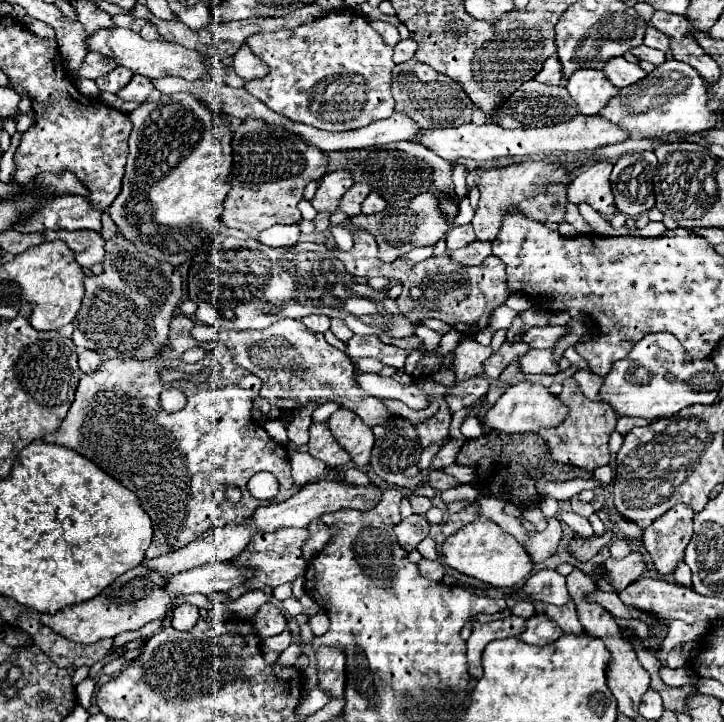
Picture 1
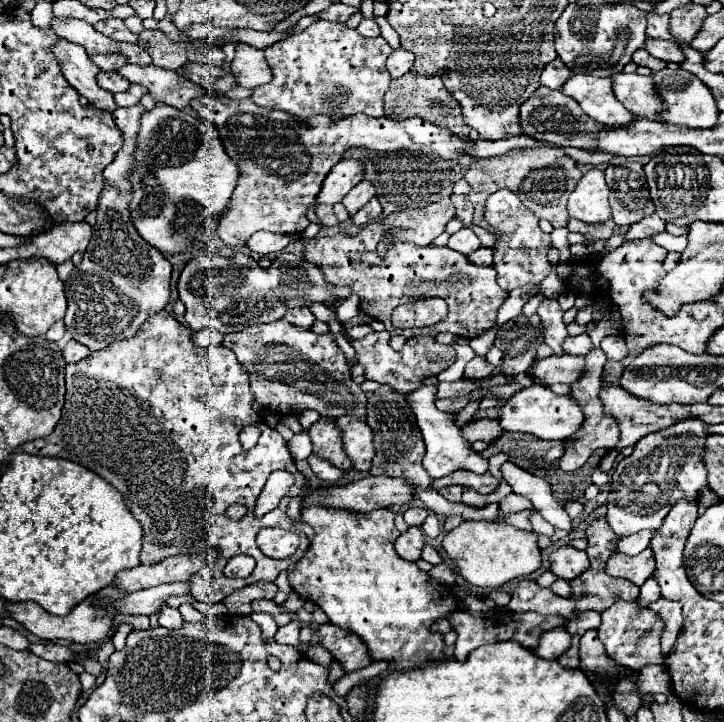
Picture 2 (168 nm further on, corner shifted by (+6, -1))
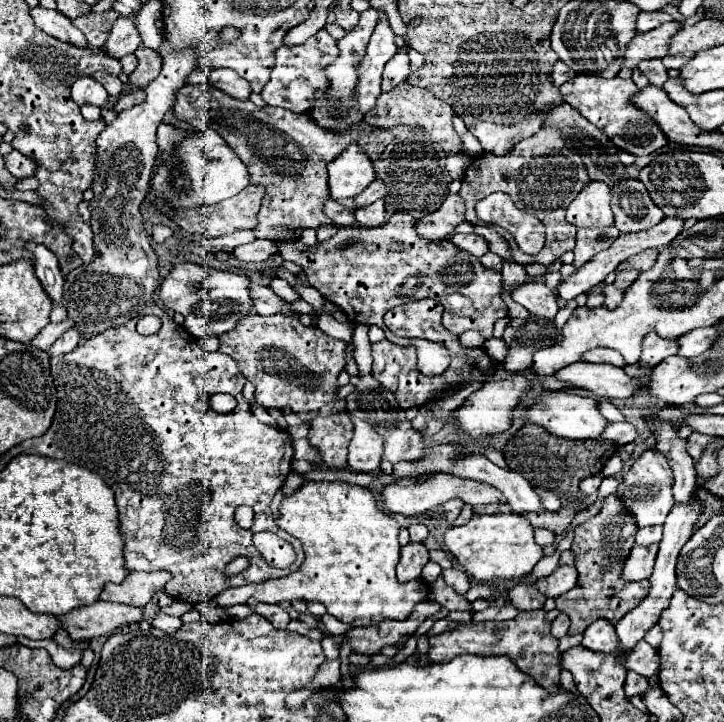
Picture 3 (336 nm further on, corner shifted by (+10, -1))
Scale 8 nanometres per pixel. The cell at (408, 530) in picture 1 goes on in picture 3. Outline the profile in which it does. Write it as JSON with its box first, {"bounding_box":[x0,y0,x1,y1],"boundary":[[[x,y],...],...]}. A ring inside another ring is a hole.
{"bounding_box":[396,543,428,581],"boundary":[[[408,543],[400,549],[400,561],[396,567],[398,581],[412,581],[420,577],[422,567],[428,563],[428,549],[422,543]]]}

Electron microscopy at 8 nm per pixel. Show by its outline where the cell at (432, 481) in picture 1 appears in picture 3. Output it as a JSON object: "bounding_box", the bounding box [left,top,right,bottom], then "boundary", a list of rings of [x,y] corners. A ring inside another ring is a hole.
{"bounding_box":[442,499,464,521],"boundary":[[[450,499],[450,501],[446,501],[446,503],[442,505],[446,519],[448,519],[448,521],[454,521],[454,519],[458,517],[458,513],[460,513],[462,505],[464,505],[464,503],[462,503],[462,501],[458,501],[458,499]]]}

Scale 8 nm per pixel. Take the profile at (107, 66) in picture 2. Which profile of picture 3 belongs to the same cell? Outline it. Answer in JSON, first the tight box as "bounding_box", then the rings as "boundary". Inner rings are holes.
{"bounding_box":[102,17,140,59],"boundary":[[[120,17],[114,23],[112,33],[102,51],[114,59],[122,59],[124,55],[134,53],[138,45],[140,45],[140,35],[134,27],[134,17]]]}

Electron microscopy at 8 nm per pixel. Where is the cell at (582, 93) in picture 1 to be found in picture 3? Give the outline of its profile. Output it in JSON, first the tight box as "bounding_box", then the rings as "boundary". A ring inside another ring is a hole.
{"bounding_box":[560,75,668,155],"boundary":[[[576,75],[574,79],[566,81],[560,87],[560,93],[566,103],[570,103],[574,109],[582,113],[592,125],[596,125],[602,133],[608,135],[608,139],[618,147],[634,155],[648,155],[660,149],[662,145],[668,143],[666,135],[658,129],[658,125],[646,117],[644,113],[638,113],[634,105],[630,105],[630,93],[636,93],[638,87],[634,85],[632,79],[604,79],[598,75]],[[640,125],[640,135],[632,135],[632,127]]]}

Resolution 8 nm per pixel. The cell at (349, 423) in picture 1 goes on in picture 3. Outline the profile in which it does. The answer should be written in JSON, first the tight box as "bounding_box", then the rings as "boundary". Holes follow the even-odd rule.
{"bounding_box":[348,419,382,473],"boundary":[[[354,419],[354,437],[348,447],[348,465],[358,473],[372,473],[382,459],[382,437],[362,419]]]}

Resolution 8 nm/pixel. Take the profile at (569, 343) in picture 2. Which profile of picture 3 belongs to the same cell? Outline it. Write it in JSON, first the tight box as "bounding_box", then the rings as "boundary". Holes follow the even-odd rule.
{"bounding_box":[582,347,626,367],"boundary":[[[596,347],[596,349],[590,349],[582,355],[586,361],[592,361],[592,363],[612,363],[616,367],[624,367],[626,361],[624,357],[614,351],[614,349],[606,349],[606,347]]]}

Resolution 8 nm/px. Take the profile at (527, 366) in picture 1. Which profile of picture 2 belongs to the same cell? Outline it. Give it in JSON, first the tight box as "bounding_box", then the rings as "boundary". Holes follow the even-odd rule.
{"bounding_box":[532,355,586,385],"boundary":[[[552,355],[546,359],[538,359],[532,369],[534,369],[532,377],[540,379],[544,385],[554,385],[554,383],[576,383],[586,371],[586,365],[584,357]]]}

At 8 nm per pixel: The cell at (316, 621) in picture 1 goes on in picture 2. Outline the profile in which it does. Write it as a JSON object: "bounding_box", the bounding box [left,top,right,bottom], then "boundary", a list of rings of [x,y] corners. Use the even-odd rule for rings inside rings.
{"bounding_box":[318,623,372,673],"boundary":[[[324,623],[318,627],[318,645],[326,647],[334,659],[340,661],[346,673],[352,673],[356,669],[362,669],[372,663],[372,657],[368,653],[368,647],[362,643],[362,639],[350,631],[344,631],[332,623]]]}

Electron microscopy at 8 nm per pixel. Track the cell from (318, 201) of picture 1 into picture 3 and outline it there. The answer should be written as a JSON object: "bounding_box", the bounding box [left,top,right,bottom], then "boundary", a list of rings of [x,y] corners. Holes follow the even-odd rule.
{"bounding_box":[328,143,374,199],"boundary":[[[354,143],[328,163],[330,199],[356,197],[374,181],[374,167],[368,155]]]}

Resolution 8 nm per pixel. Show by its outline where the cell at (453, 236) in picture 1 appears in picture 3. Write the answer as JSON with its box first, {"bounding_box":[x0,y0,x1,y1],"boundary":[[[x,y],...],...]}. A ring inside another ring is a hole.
{"bounding_box":[450,233,488,259],"boundary":[[[468,233],[468,235],[452,235],[450,241],[452,241],[458,249],[470,253],[470,255],[476,257],[476,259],[482,257],[482,255],[488,251],[486,239],[480,237],[480,235],[476,235],[476,233]]]}

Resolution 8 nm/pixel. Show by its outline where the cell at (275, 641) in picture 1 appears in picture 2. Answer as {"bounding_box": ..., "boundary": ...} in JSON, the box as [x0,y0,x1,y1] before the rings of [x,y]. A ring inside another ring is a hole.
{"bounding_box":[276,621,302,647],"boundary":[[[290,621],[288,625],[280,627],[276,631],[276,643],[284,643],[284,645],[292,645],[292,647],[298,647],[302,641],[300,641],[300,627],[302,623],[300,621]]]}

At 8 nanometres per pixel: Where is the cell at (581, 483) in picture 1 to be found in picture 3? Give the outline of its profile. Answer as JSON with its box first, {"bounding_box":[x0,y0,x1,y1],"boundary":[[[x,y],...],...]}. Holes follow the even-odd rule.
{"bounding_box":[444,513,544,583],"boundary":[[[518,513],[474,515],[466,525],[450,527],[444,533],[444,543],[464,571],[478,583],[494,579],[520,579],[532,573],[534,565],[544,555],[542,547],[534,541],[534,529],[530,521]]]}

